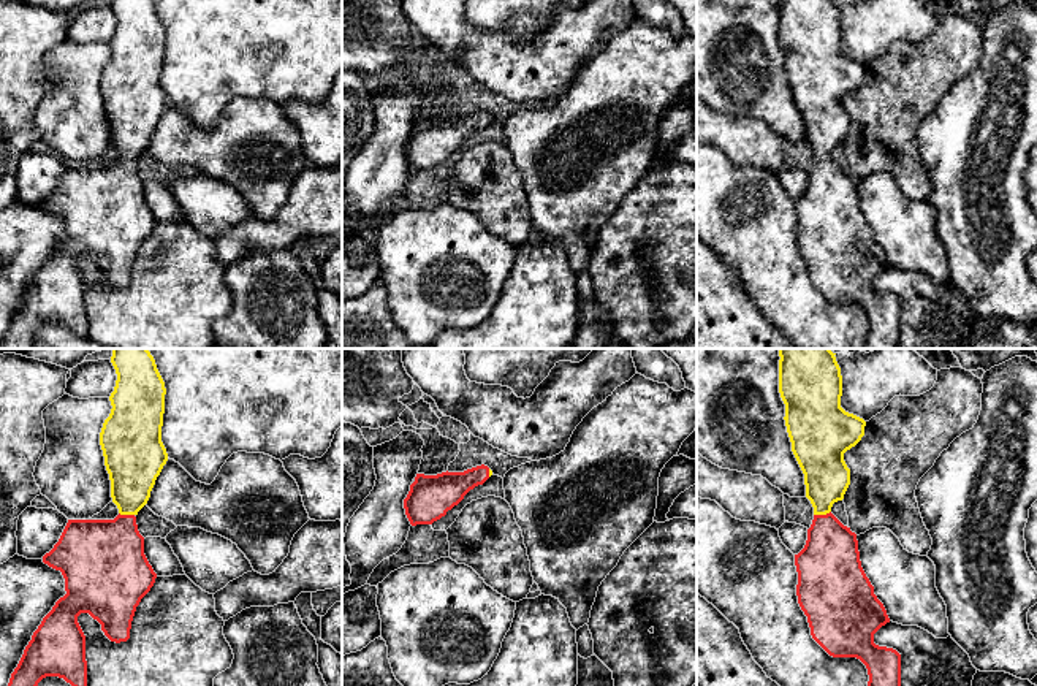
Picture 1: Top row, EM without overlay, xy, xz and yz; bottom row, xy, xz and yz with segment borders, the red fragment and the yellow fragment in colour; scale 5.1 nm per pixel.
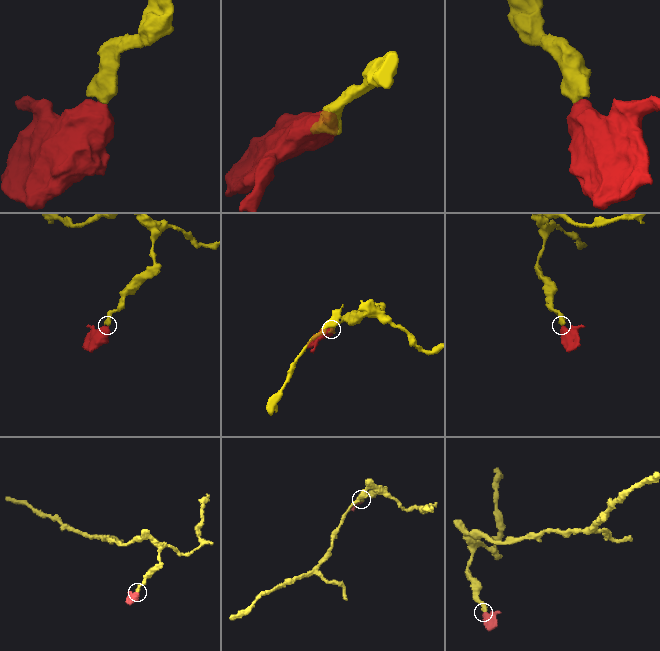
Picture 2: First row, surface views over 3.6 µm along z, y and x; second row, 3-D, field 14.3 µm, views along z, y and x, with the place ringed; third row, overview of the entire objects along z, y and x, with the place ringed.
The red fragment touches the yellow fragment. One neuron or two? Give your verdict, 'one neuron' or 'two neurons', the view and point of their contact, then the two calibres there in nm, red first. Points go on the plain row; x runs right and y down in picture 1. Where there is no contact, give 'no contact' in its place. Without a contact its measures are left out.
one neuron | yz (822, 160) | 300/240 nm

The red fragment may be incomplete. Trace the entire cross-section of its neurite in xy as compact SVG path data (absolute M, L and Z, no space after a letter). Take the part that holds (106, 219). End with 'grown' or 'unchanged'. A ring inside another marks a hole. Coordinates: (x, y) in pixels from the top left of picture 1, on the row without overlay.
M112 0L111 8L117 25L109 41L112 54L103 68L100 90L119 160L114 165L68 165L59 187L43 201L44 209L62 217L66 239L33 277L0 349L36 349L35 334L46 322L59 322L76 334L89 336L85 280L78 261L89 258L111 287L127 287L136 252L157 223L144 200L144 182L138 176L136 160L147 149L168 106L161 87L166 33L152 0Z; grown

